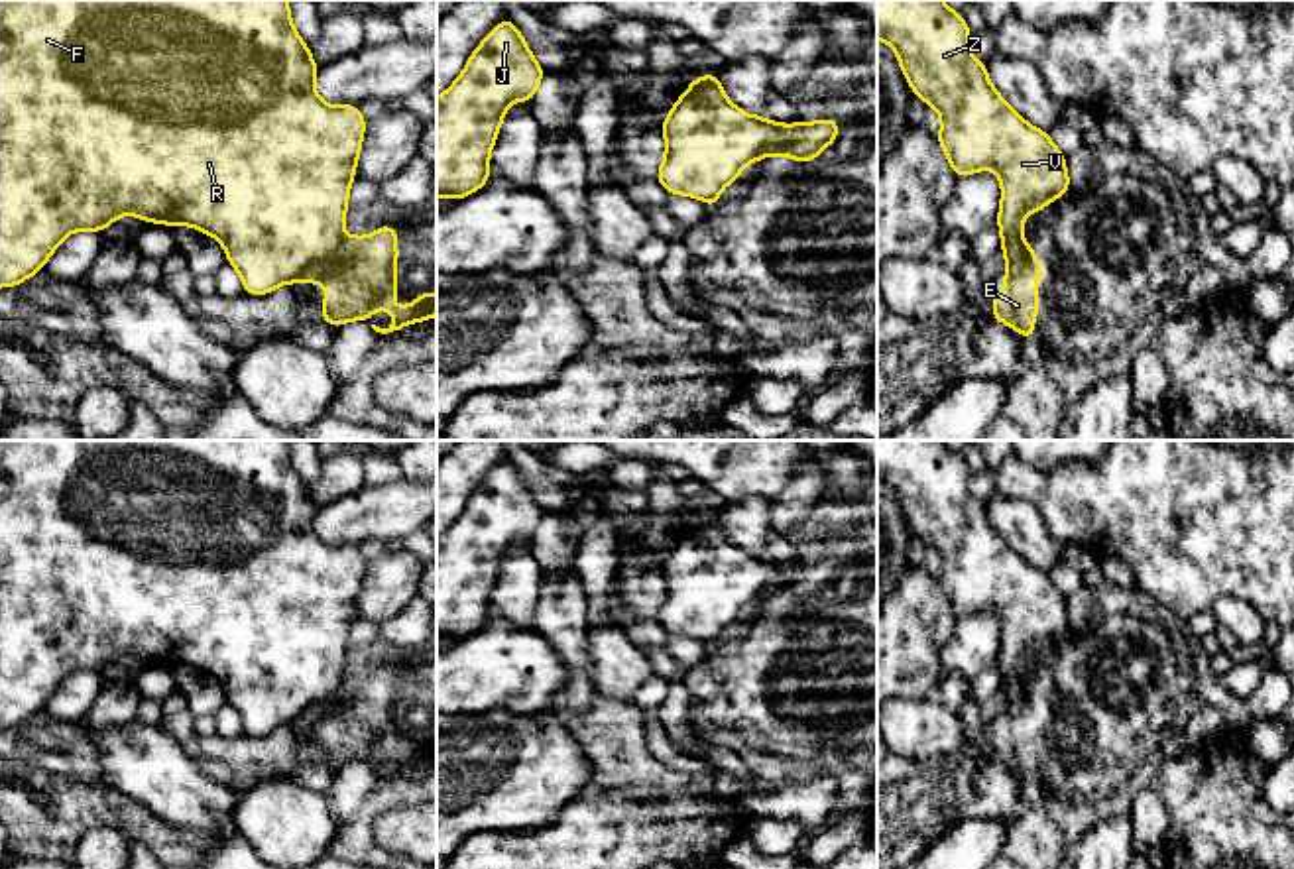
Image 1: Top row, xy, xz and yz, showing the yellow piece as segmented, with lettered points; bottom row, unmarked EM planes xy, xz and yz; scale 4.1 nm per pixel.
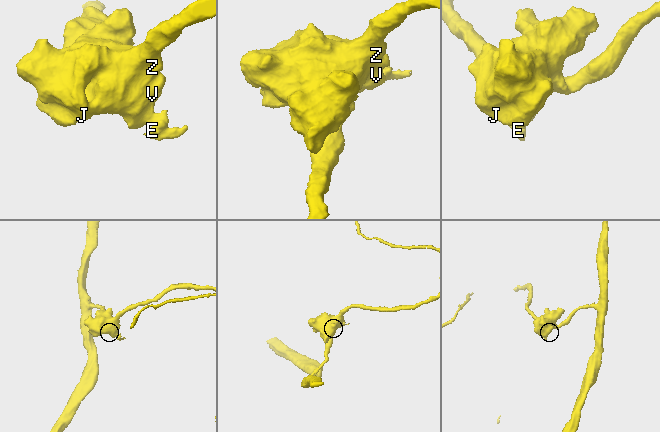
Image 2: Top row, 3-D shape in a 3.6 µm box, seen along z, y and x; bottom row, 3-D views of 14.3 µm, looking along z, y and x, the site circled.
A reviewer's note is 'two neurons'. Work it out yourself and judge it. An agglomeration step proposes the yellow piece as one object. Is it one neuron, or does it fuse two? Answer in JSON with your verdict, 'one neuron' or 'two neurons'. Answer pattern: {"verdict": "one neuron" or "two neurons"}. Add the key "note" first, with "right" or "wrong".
{"note": "right", "verdict": "two neurons"}

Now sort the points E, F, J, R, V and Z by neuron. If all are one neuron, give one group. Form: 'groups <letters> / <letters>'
groups E / F J R V Z

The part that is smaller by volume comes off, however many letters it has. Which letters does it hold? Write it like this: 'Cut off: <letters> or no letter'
Cut off: E

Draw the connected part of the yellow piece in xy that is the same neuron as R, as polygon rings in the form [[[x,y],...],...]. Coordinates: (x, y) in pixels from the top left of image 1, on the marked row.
[[[0,0],[0,287],[16,287],[41,271],[71,232],[102,234],[126,214],[153,224],[185,224],[216,238],[248,295],[311,281],[342,238],[368,126],[360,106],[334,108],[315,92],[319,69],[309,43],[291,24],[289,0]]]

